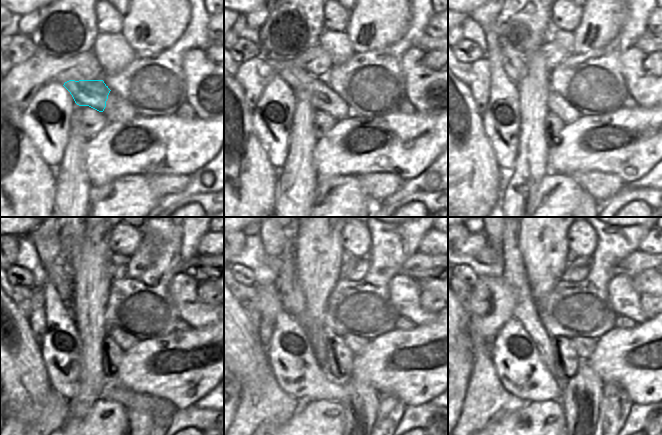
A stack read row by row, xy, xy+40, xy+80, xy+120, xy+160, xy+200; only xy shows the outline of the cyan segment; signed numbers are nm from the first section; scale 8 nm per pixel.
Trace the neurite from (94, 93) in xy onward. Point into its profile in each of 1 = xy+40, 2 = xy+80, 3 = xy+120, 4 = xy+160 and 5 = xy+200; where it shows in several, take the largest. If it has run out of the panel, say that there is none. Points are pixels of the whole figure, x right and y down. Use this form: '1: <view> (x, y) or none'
1: xy+40 (315, 90)
2: xy+80 (557, 105)
3: xy+120 (125, 340)
4: xy+160 (357, 344)
5: xy+200 (584, 347)

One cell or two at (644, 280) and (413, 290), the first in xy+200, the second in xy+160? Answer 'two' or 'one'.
two

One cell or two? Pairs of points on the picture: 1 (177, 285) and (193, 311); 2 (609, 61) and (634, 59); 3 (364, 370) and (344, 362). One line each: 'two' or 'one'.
1: one
2: two
3: two

